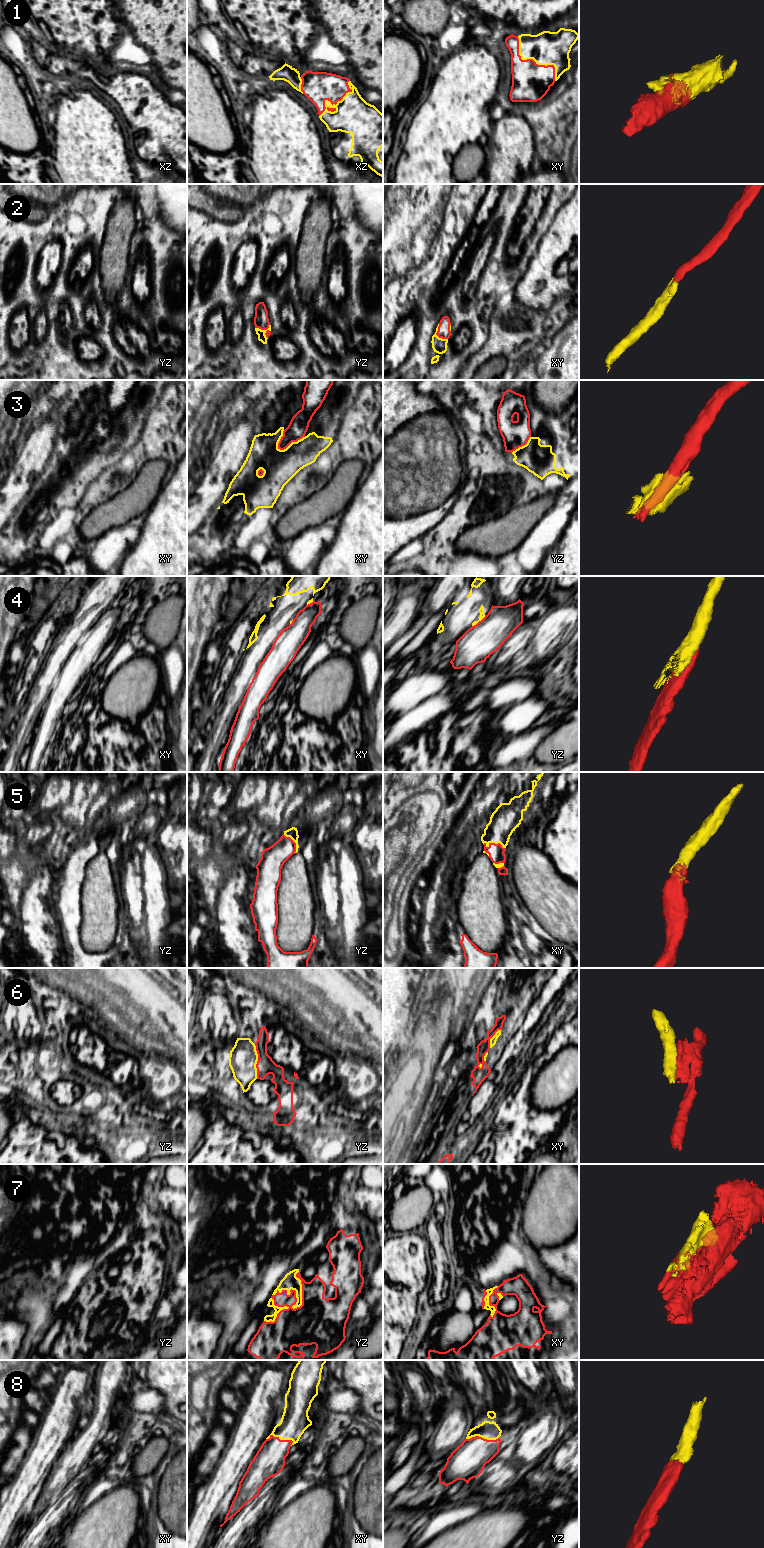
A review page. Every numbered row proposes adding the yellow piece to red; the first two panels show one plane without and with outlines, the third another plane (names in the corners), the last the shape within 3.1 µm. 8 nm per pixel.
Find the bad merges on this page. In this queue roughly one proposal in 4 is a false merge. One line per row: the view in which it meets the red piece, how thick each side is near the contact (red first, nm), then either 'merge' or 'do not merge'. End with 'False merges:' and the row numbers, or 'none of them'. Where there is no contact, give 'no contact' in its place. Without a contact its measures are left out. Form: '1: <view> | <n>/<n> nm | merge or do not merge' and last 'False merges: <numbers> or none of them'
1: xz | 240/300 nm | merge
2: yz | 120/70 nm | merge
3: xy | 160/280 nm | do not merge
4: yz | 280/50 nm | do not merge
5: xy | 130/220 nm | merge
6: xy | 100/50 nm | do not merge
7: yz | 360/120 nm | merge
8: xy | 240/220 nm | merge
False merges: 3, 4, 6

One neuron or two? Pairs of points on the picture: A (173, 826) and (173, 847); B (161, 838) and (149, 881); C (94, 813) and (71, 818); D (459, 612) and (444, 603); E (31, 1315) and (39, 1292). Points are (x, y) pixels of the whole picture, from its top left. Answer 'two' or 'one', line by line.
A: one
B: two
C: two
D: two
E: one

